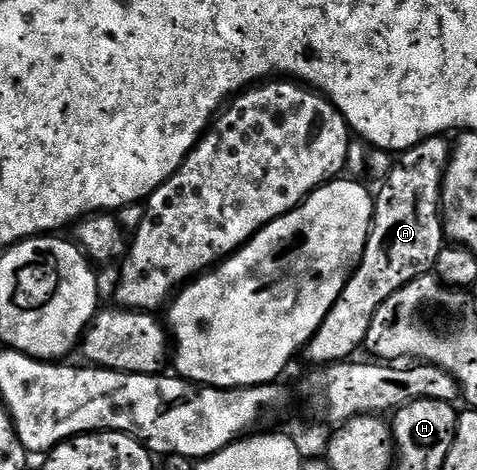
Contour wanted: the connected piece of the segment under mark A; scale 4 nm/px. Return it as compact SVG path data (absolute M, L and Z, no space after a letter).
M438 137L436 139L424 139L419 145L415 145L409 151L404 152L400 156L401 159L397 163L397 168L390 173L385 179L385 184L381 187L381 192L376 192L375 202L373 204L373 229L369 233L369 240L367 241L367 249L363 253L360 265L357 270L349 277L349 283L343 289L343 293L335 301L335 305L331 309L331 313L327 313L327 317L323 321L323 325L319 325L319 329L315 333L315 337L311 337L311 341L306 345L303 352L303 359L307 362L313 363L314 368L320 369L323 367L330 367L333 363L344 363L352 360L353 355L357 350L362 350L365 338L367 337L367 329L371 329L371 321L375 317L375 313L379 309L379 305L383 305L383 301L387 301L387 297L394 295L399 289L403 289L403 285L407 285L411 281L415 281L421 275L428 275L432 272L435 261L439 257L439 253L445 246L447 240L445 238L445 224L441 221L441 183L445 179L445 171L449 167L449 156L451 154L451 143L448 143L448 138Z

